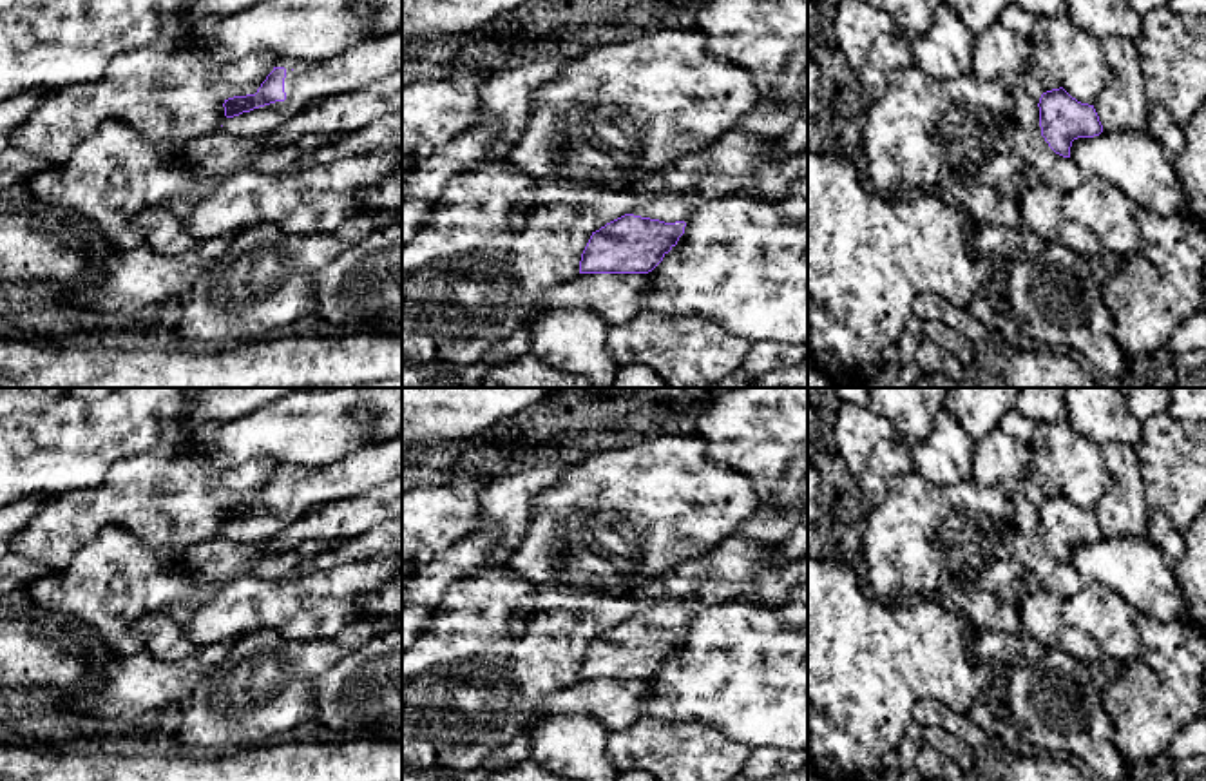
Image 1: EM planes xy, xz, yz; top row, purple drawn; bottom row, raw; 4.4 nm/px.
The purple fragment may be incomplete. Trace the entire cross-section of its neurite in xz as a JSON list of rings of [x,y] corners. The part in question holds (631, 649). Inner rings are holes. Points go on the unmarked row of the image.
[[[674,598],[645,602],[645,605],[599,636],[592,638],[579,667],[579,680],[648,680],[677,651],[684,640],[686,625],[695,616],[697,607]]]

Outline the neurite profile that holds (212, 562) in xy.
[[[223,533],[192,545],[183,558],[168,562],[167,571],[188,569],[205,596],[223,583],[246,573],[264,580],[282,580],[293,574],[302,564],[311,564],[319,547],[302,547],[290,553],[266,553],[263,544],[235,545]]]

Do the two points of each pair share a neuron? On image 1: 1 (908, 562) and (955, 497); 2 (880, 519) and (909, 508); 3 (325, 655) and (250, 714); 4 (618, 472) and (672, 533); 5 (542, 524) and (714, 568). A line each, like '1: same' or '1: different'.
1: same
2: same
3: same
4: same
5: different

